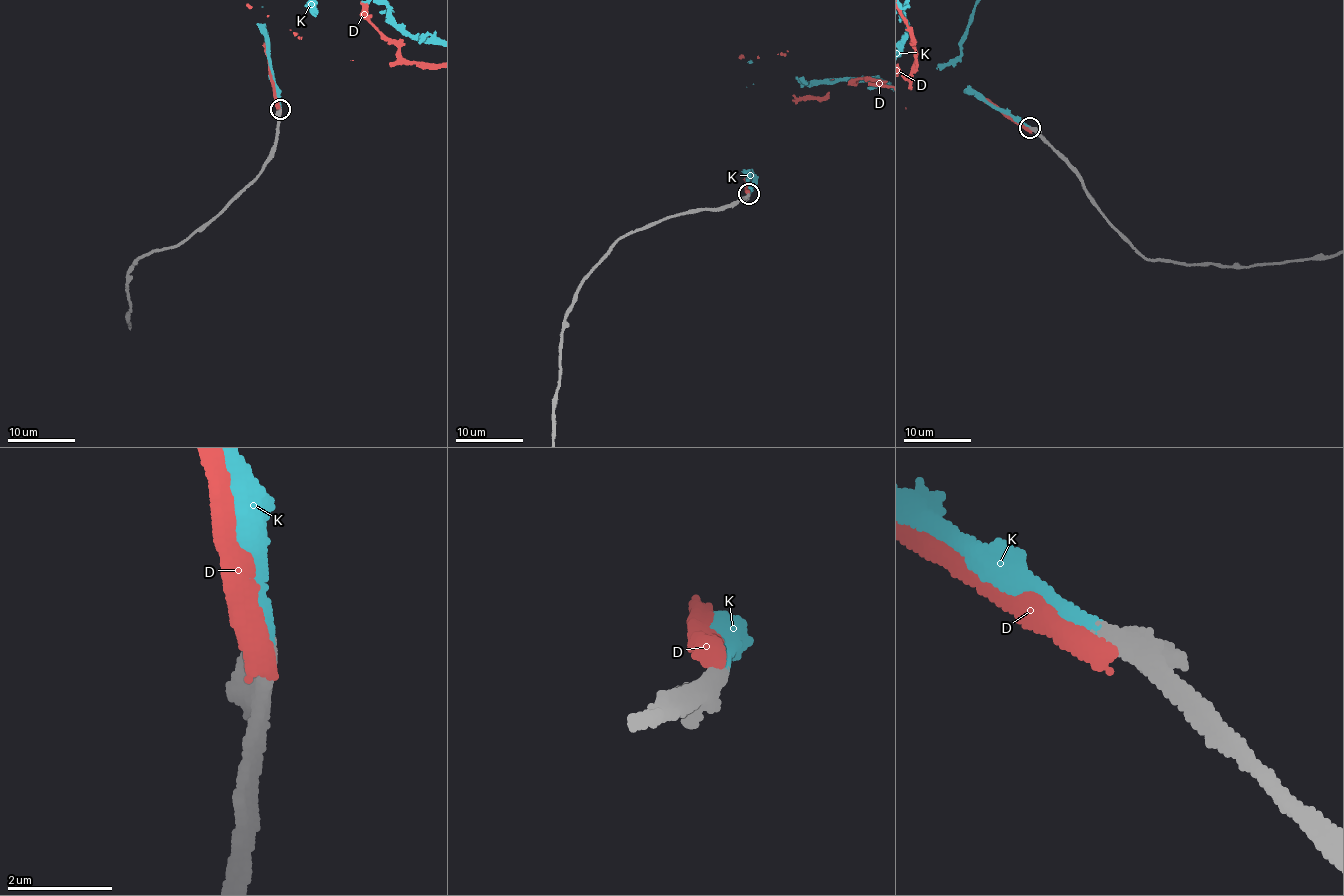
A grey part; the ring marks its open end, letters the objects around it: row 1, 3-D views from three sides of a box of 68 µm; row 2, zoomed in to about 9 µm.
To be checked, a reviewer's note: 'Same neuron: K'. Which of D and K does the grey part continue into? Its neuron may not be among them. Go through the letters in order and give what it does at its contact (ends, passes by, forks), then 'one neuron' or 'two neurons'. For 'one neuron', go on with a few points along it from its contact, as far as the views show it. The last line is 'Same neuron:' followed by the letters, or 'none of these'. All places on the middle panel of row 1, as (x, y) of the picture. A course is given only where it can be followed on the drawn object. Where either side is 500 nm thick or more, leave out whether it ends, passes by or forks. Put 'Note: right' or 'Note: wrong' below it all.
D: two neurons
K: it ends; one neuron
Same neuron: K
Note: right

